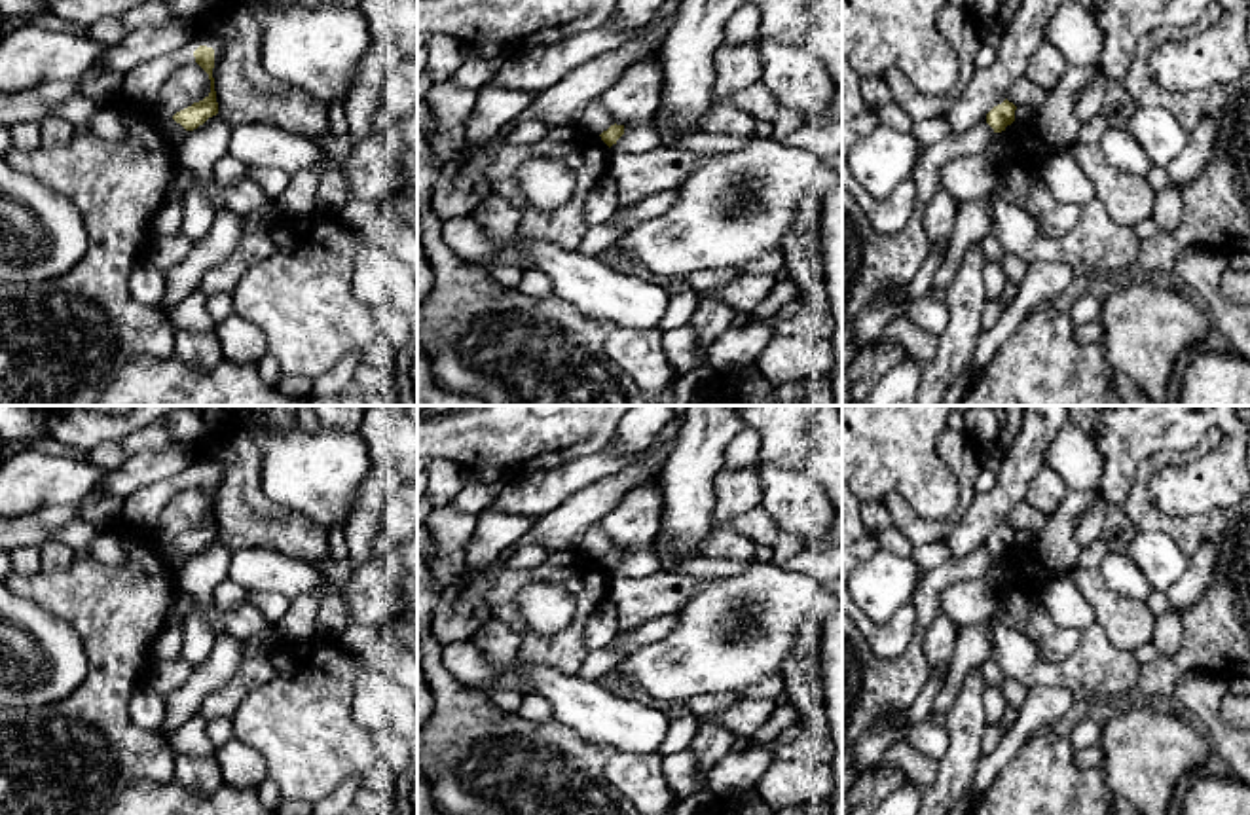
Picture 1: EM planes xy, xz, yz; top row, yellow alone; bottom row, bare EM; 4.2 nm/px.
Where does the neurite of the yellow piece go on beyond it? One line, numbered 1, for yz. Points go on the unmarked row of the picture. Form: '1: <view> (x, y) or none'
1: none

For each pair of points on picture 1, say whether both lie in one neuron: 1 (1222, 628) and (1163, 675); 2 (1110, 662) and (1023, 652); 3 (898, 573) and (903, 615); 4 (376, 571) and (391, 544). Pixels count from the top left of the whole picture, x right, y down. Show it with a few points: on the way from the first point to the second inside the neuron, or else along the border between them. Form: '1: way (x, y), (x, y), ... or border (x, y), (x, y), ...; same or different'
1: way (1207, 643), (1178, 664); same
2: way (1089, 671), (1044, 671); same
3: border (909, 601), (882, 622), (873, 622), (862, 611); different
4: border (397, 558), (372, 560); different

